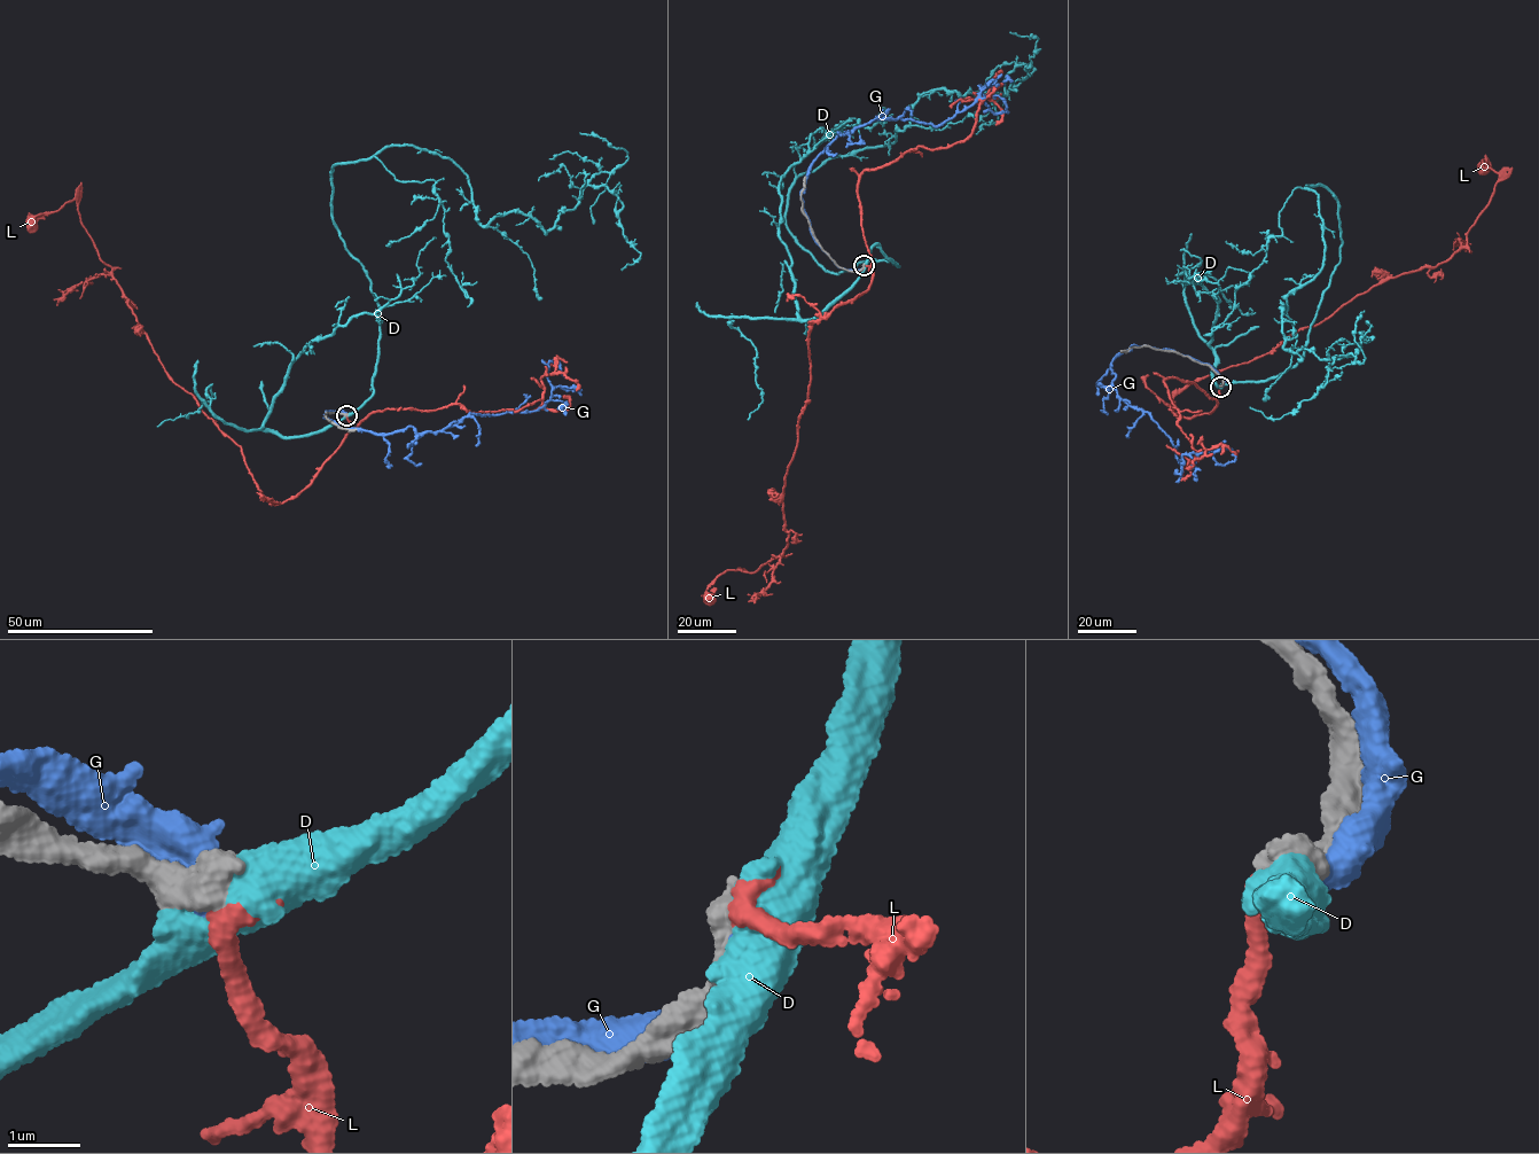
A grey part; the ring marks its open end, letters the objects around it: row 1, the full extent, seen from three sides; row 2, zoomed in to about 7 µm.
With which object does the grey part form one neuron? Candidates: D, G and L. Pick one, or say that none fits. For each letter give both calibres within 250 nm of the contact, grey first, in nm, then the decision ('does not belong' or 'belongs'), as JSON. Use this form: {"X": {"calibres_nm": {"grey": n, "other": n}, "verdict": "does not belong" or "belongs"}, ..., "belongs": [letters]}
{"D": {"calibres_nm": {"grey": 600, "other": 600}, "verdict": "does not belong"}, "G": {"calibres_nm": {"grey": 650, "other": 600}, "verdict": "does not belong"}, "L": {"calibres_nm": {"grey": 550, "other": 300}, "verdict": "belongs"}, "belongs": ["L"]}

